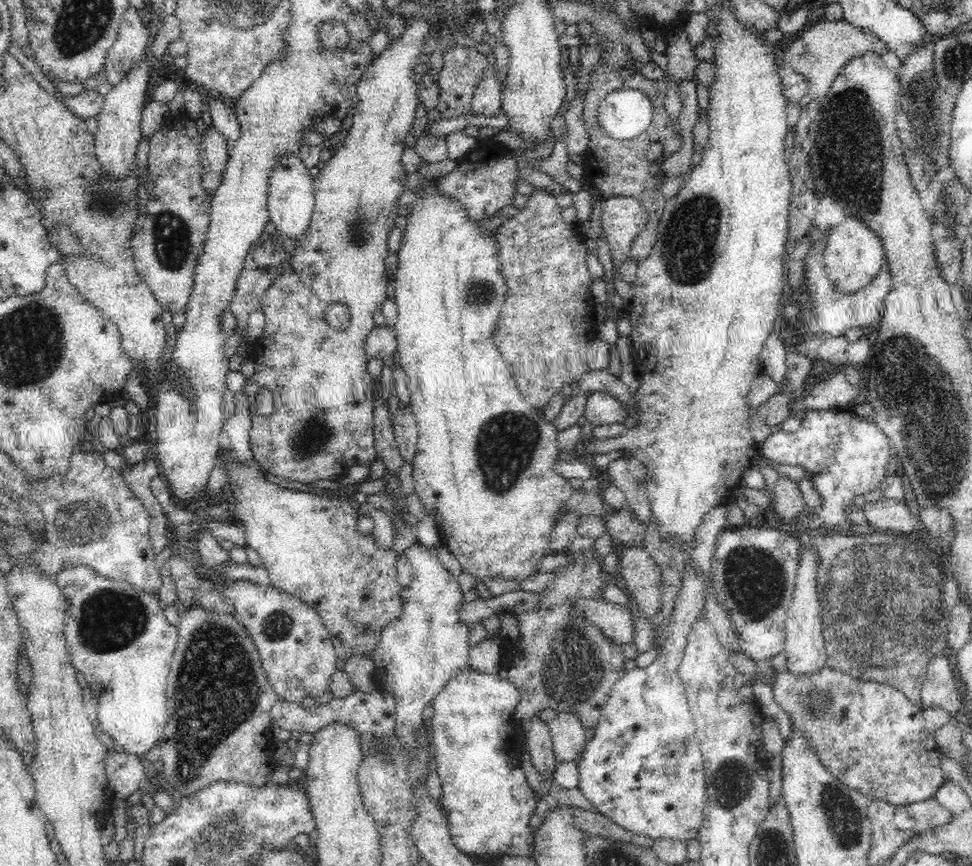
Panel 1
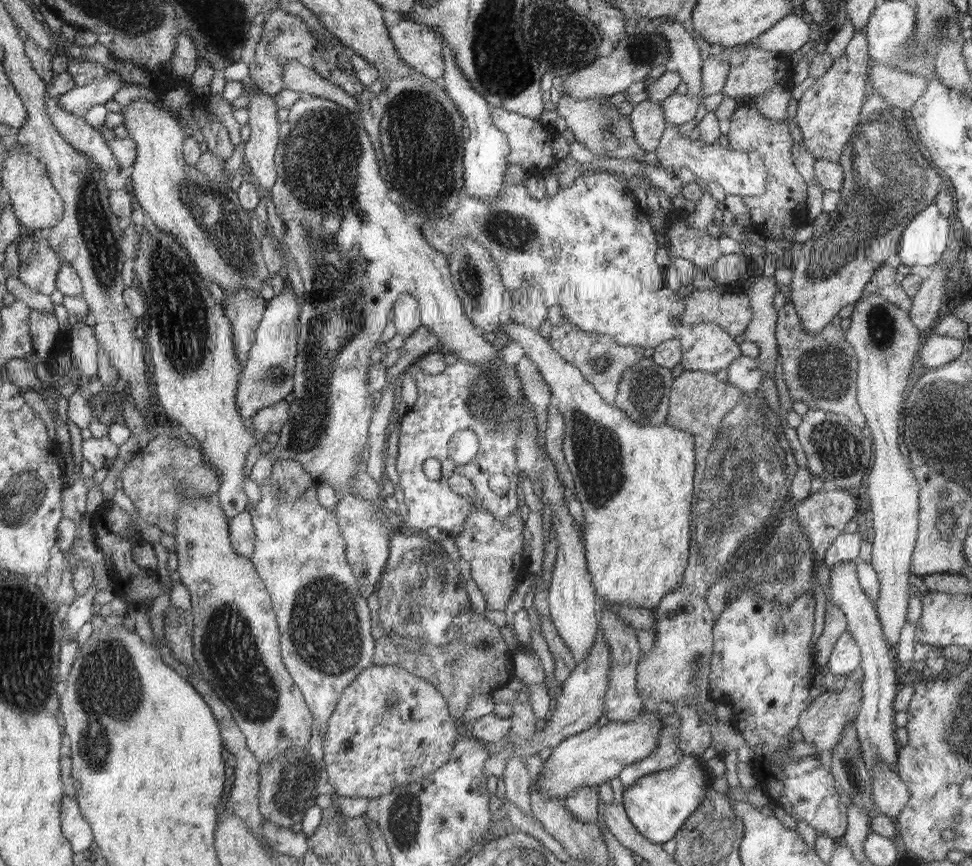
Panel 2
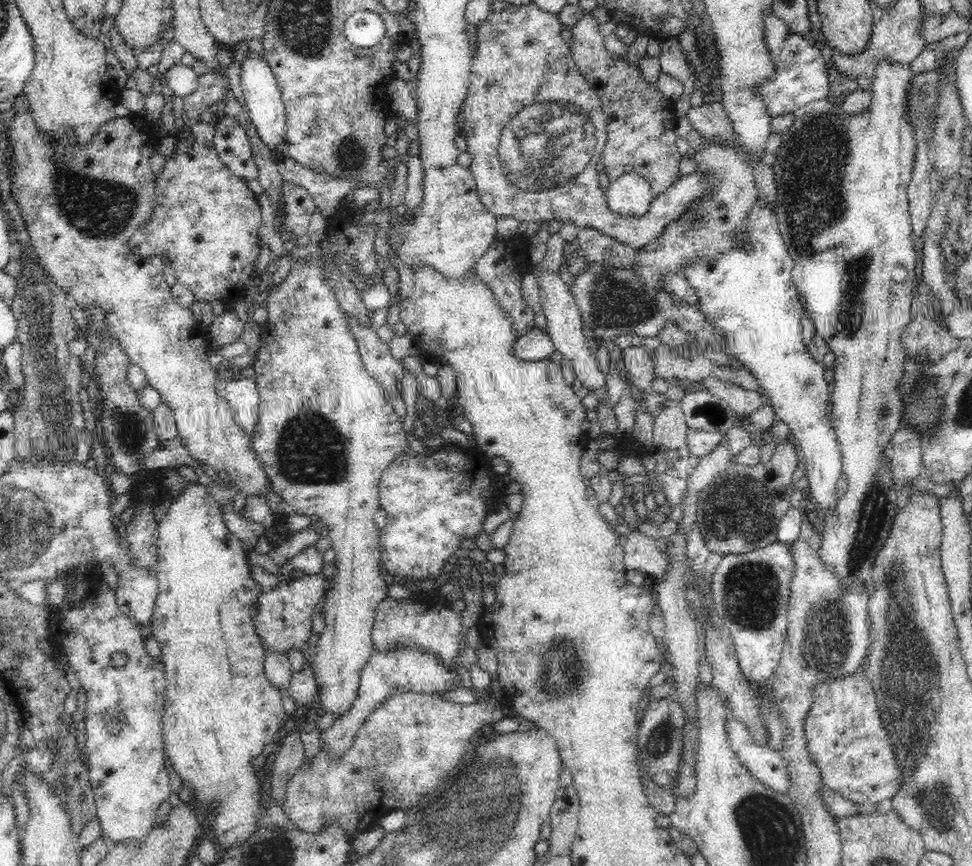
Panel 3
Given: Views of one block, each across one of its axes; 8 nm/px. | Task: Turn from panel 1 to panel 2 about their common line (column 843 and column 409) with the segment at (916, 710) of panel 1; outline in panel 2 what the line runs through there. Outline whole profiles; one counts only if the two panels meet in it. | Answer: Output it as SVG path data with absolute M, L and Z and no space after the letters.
M376 666L363 671L339 699L326 728L323 762L327 782L341 798L382 798L403 784L412 784L442 767L452 756L457 727L443 695L427 680L400 666Z

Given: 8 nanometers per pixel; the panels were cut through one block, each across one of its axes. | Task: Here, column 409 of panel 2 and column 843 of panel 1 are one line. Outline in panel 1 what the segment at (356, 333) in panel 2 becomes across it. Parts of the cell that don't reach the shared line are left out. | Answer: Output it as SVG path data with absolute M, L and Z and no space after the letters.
M848 215L844 223L829 228L822 260L825 262L825 274L832 287L841 293L851 295L870 284L881 269L885 259L883 241L876 232L863 222L859 216Z

